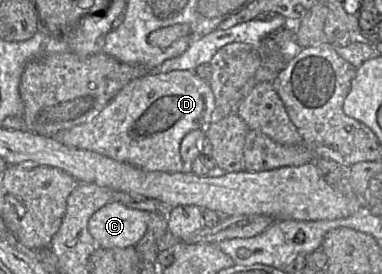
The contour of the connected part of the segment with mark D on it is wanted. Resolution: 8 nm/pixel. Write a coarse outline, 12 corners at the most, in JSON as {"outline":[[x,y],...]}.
{"outline":[[154,71],[52,137],[147,171],[188,170],[216,117],[195,71]]}

